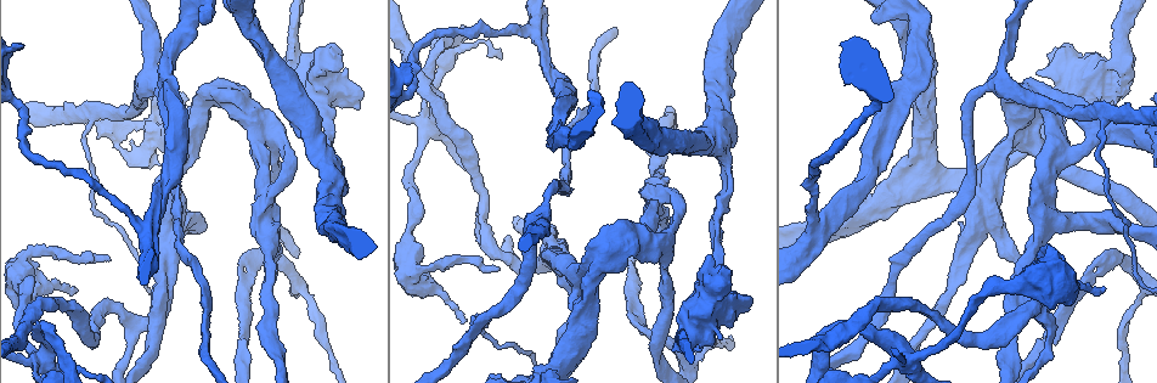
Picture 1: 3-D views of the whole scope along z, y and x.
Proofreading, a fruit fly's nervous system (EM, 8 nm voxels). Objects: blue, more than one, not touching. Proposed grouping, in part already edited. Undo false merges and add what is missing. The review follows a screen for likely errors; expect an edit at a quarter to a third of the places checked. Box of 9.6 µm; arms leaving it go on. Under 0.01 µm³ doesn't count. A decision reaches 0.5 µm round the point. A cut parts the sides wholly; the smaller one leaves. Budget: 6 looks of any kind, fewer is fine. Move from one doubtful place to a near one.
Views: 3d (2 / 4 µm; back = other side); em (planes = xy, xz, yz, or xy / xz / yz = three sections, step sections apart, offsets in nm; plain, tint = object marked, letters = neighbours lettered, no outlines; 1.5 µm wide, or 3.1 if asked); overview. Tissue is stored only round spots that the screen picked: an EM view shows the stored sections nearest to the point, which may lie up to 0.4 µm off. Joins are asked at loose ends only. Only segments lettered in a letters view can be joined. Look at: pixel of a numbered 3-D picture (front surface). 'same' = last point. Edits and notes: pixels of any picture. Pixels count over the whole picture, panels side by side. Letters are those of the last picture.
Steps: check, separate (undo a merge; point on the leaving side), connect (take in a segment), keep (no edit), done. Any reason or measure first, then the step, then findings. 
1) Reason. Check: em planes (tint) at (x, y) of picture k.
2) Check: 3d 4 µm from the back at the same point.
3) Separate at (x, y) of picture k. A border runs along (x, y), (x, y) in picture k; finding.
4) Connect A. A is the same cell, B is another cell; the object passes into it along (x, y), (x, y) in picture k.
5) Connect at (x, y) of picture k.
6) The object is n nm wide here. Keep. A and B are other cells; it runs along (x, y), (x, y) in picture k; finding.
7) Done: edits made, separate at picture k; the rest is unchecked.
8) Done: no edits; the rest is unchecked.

Free end. Check: em planes (tint) at (499, 270) of picture 1.

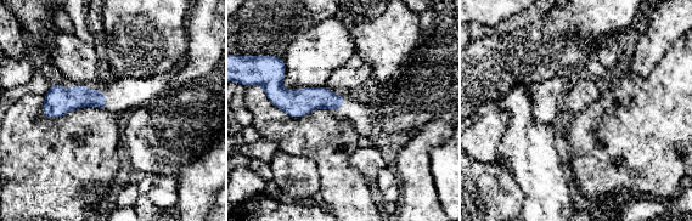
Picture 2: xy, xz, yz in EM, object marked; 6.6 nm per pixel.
Check: em planes (letters) at the same point.

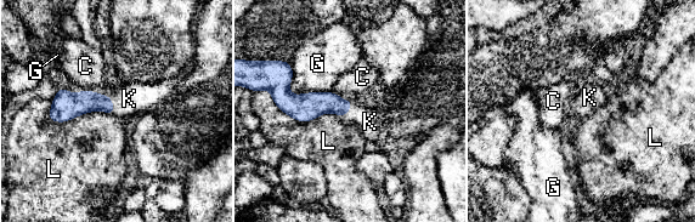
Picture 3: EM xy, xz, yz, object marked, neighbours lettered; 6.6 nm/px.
The longest contact is with L, 420 nm. Connect K. K is the same cell, C, G and L are other cells; the neuron continues.

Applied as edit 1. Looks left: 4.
See it whole again. Check: overview.

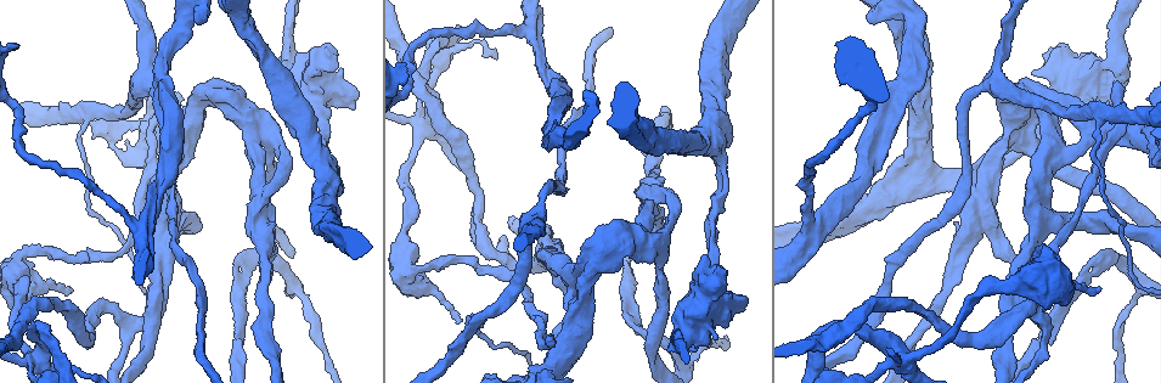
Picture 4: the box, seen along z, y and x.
A fork. Check: em xz step 4 (tint) at (991, 85) of picture 4.

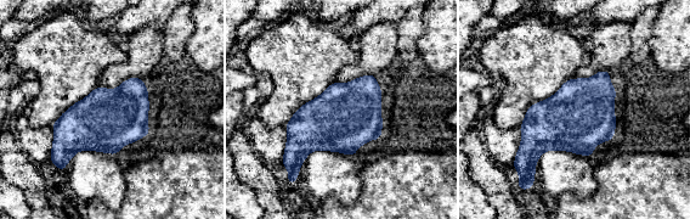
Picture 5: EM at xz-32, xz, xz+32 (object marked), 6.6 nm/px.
Check: em planes (letters) at the same point.

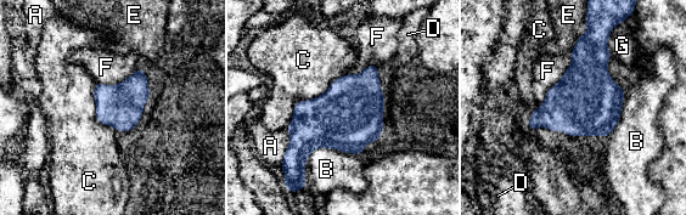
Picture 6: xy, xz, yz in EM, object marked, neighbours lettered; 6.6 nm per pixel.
The object is 280 nm wide here. Keep. A, B, C, D, E, F and G are other cells; a border runs along (346, 73), (299, 100), (286, 128) in picture 6; all the same neuron.

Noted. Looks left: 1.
Done: edits made, connect at picture 3; the rest is unchecked.

